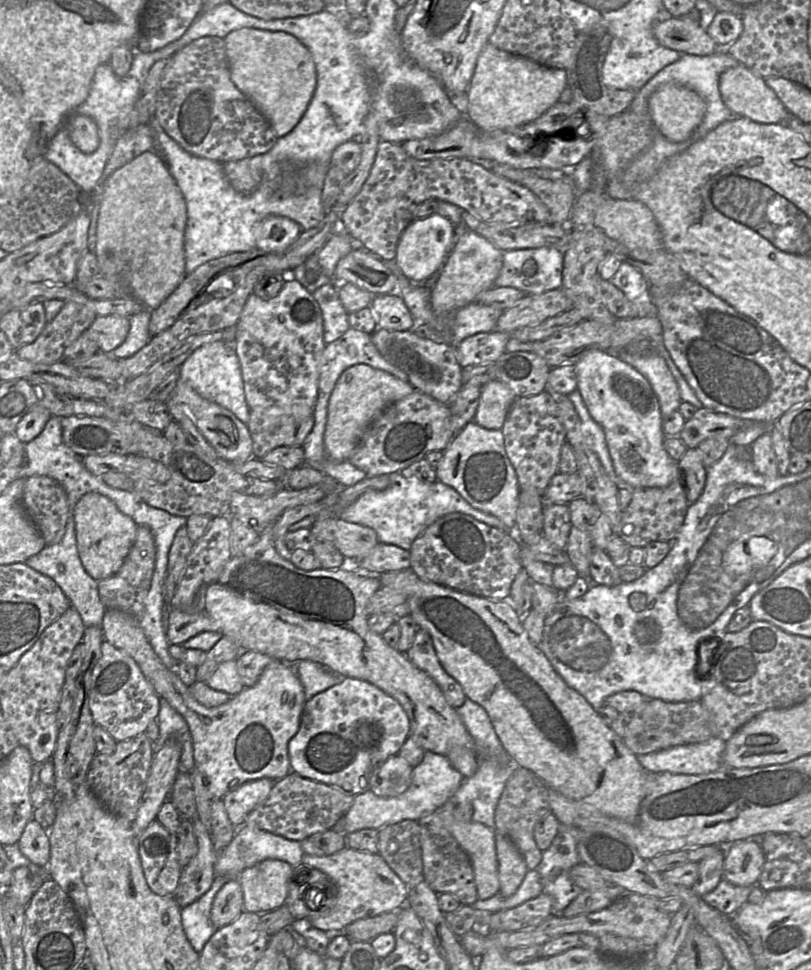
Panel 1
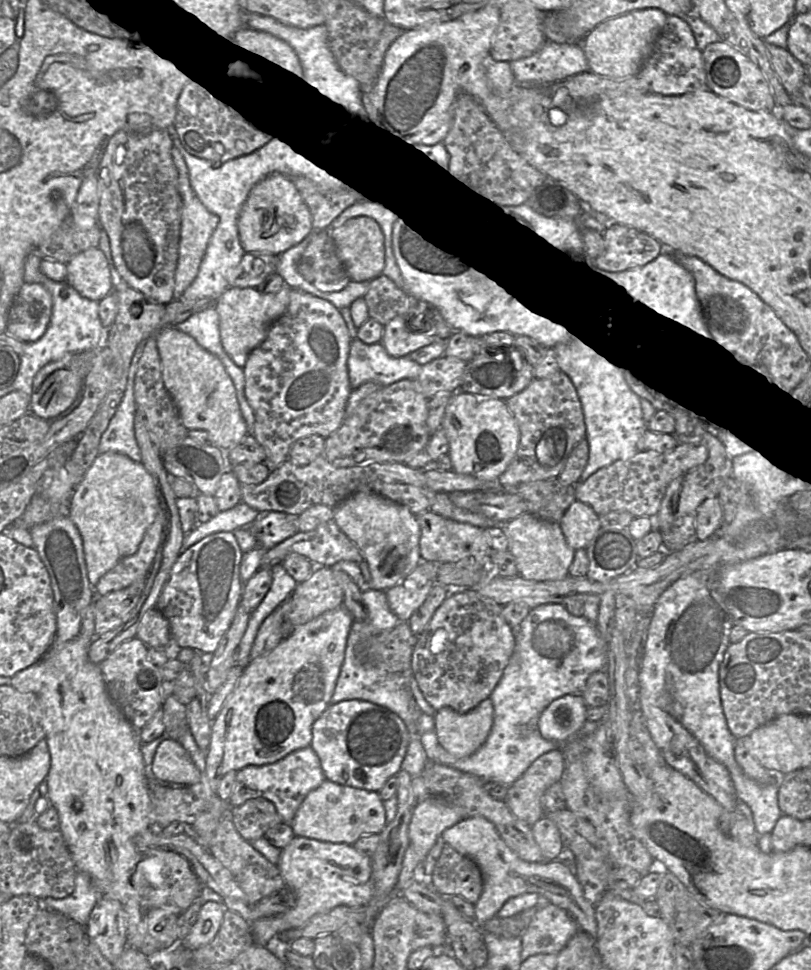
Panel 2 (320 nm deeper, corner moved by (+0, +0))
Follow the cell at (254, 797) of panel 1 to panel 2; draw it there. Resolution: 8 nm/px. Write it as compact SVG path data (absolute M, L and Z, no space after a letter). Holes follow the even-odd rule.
M308 746L290 753L275 763L248 766L237 771L229 803L237 807L251 799L265 798L275 805L282 822L290 825L307 794L319 787L325 780L320 759L313 748Z

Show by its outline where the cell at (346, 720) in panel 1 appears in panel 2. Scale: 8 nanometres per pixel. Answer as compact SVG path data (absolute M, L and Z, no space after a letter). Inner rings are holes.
M349 699L330 704L313 723L310 746L320 759L326 779L337 784L378 792L390 777L396 776L401 770L412 737L404 721L395 712L370 701Z

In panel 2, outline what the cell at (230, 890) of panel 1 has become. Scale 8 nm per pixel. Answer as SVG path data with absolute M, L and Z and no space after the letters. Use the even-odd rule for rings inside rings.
M215 901L203 902L194 927L188 936L181 940L190 949L197 949L209 944L216 936L221 926L225 908Z

